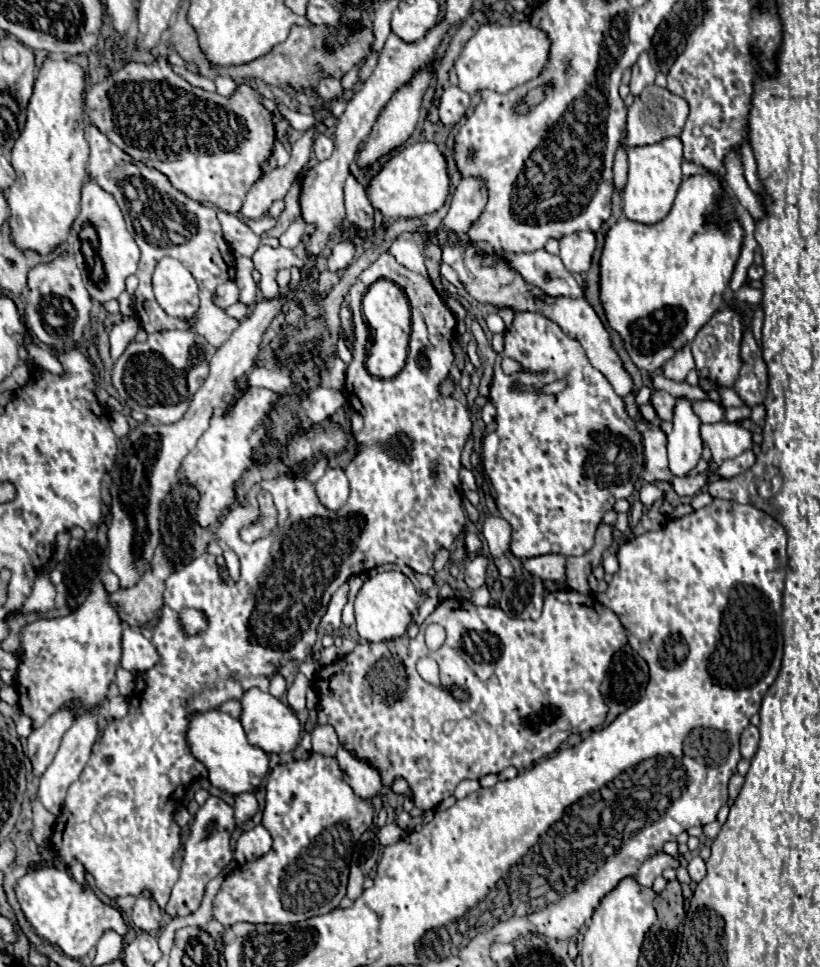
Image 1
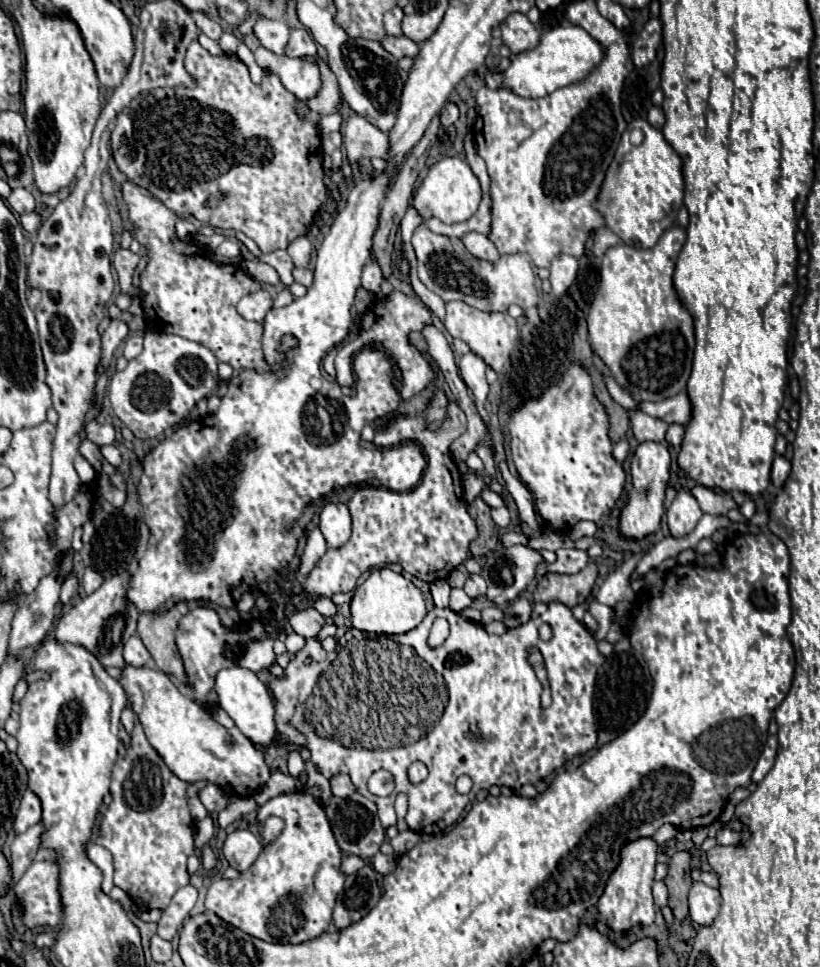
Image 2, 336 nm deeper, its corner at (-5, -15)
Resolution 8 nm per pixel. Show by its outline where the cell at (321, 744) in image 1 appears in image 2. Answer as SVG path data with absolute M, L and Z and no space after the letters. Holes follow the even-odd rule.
M345 773L333 775L333 777L329 779L329 783L331 783L333 795L337 795L337 797L349 797L349 795L355 791L355 787L353 787L349 775L345 775Z

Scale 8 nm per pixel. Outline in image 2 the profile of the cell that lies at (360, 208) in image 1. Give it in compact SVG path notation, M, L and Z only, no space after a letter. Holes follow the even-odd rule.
M371 255L371 259L367 261L367 265L363 267L363 275L361 275L361 285L371 291L371 293L379 293L379 285L383 281L383 273L381 267L375 259L375 255Z

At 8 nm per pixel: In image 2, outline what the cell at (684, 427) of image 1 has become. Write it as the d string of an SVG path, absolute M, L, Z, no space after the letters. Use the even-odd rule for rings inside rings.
M681 487L677 491L675 501L667 509L667 525L669 525L671 535L679 537L679 535L691 533L701 517L703 517L703 511L697 499L691 495L689 487Z

